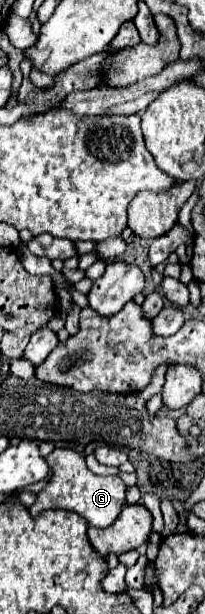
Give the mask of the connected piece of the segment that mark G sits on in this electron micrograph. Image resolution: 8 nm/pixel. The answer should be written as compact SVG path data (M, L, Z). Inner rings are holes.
M56 448L52 454L48 454L46 462L54 470L54 474L38 494L36 502L28 508L32 516L38 516L42 510L48 510L48 508L64 508L84 516L90 526L98 526L98 528L110 526L120 516L120 510L126 504L126 486L118 476L92 474L86 468L84 454L68 448Z

